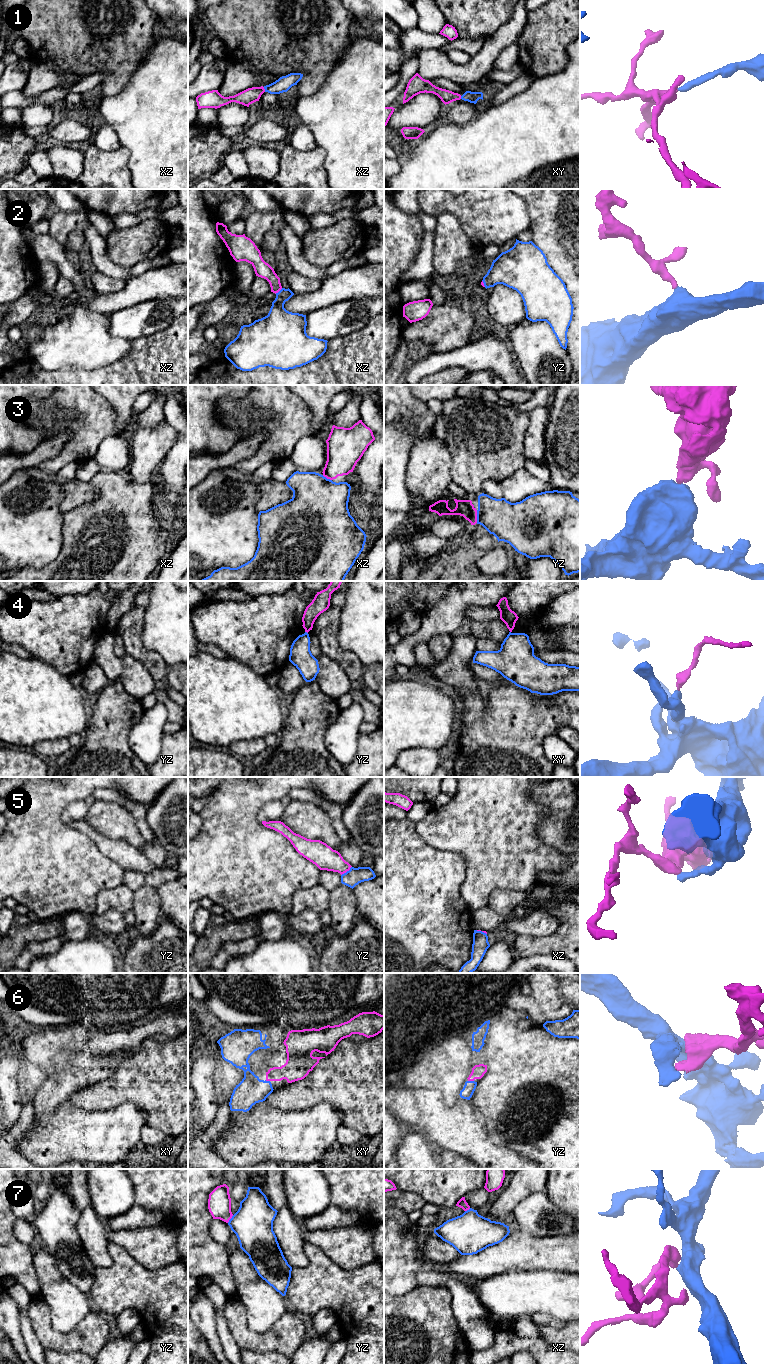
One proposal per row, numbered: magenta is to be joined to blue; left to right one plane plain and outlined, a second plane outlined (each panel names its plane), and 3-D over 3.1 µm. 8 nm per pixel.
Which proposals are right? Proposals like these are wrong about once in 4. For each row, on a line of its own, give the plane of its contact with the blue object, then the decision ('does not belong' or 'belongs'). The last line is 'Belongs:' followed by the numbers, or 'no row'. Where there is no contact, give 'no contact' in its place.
1: contact in xz; belongs
2: contact in xz; belongs
3: contact in yz; belongs
4: contact in yz; does not belong
5: contact in yz; does not belong
6: contact in yz; belongs
7: contact in yz; belongs
Belongs: 1, 2, 3, 6, 7

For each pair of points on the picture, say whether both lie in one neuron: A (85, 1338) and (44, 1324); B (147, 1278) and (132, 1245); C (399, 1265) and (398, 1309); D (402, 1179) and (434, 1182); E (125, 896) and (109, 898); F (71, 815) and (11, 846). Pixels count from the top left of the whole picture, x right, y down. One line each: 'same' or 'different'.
A: same
B: different
C: different
D: same
E: same
F: different

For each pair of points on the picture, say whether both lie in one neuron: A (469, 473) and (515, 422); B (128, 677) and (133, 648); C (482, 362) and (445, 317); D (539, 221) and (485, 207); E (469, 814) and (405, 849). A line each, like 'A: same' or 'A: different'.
A: same
B: different
C: different
D: different
E: different

